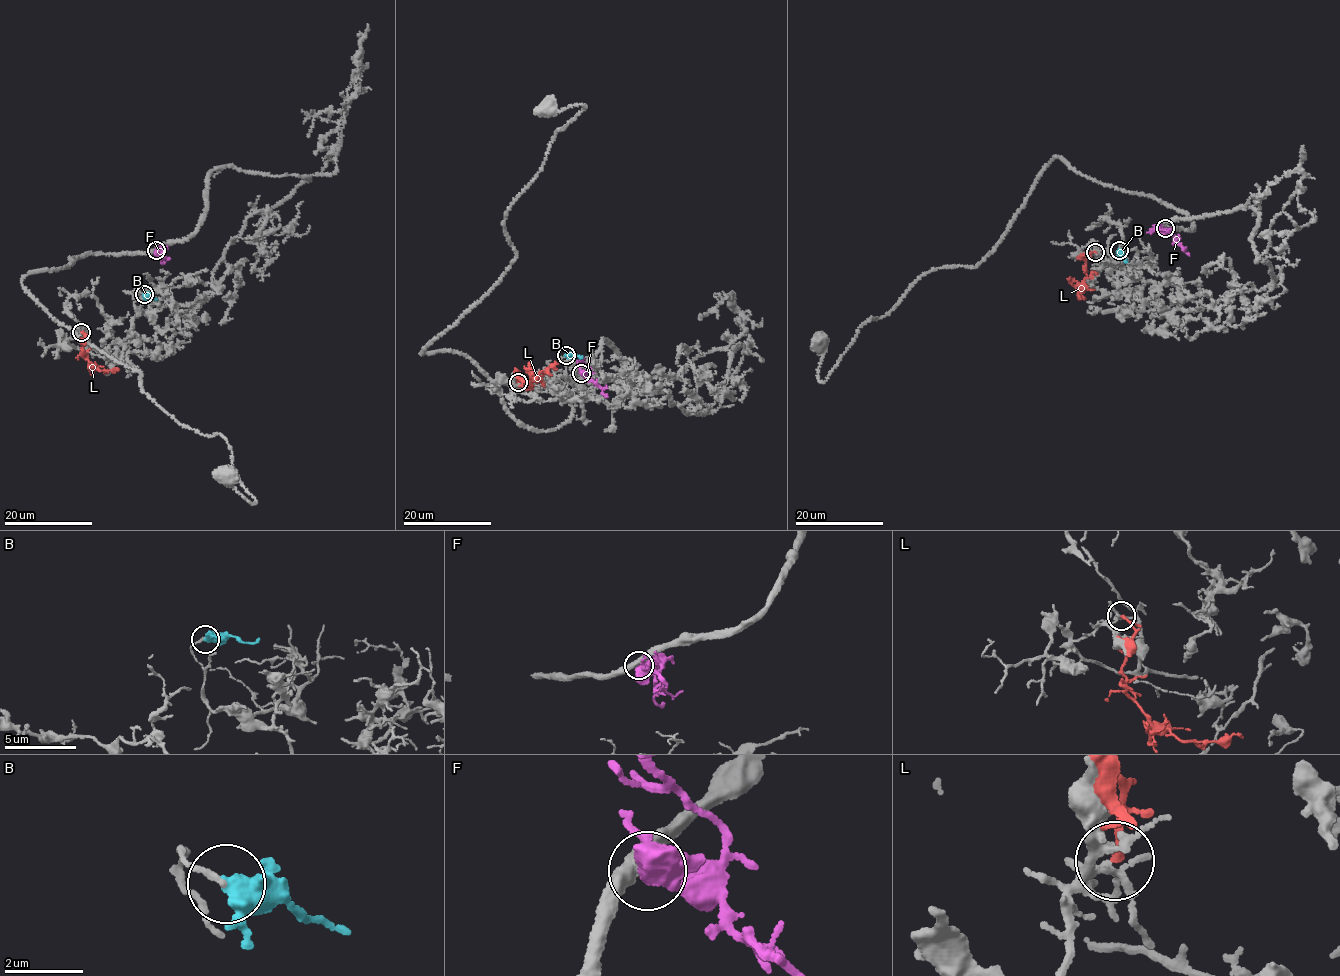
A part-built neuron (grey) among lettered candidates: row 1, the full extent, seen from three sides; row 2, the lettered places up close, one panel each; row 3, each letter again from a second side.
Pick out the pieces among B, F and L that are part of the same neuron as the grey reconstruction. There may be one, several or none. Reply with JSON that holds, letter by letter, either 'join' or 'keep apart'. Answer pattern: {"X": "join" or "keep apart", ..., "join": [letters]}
{"B": "keep apart", "F": "keep apart", "L": "keep apart", "join": []}

